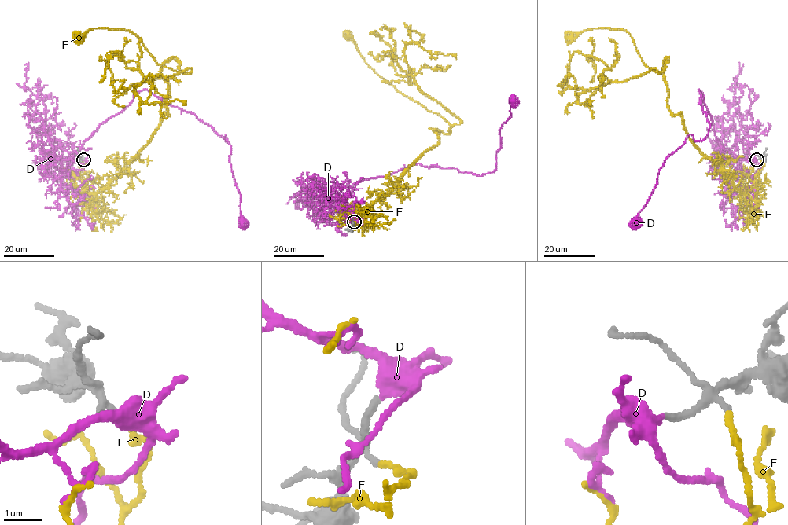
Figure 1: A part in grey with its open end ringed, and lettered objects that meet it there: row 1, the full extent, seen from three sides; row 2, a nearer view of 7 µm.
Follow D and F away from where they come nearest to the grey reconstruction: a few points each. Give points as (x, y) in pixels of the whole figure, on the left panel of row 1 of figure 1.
D: (84, 159), (68, 156), (66, 161), (136, 93), (148, 89), (192, 112), (226, 141), (225, 134), (243, 222)
F: (84, 159), (86, 189), (98, 192), (168, 114), (161, 67), (173, 56), (180, 71), (128, 31), (77, 36)

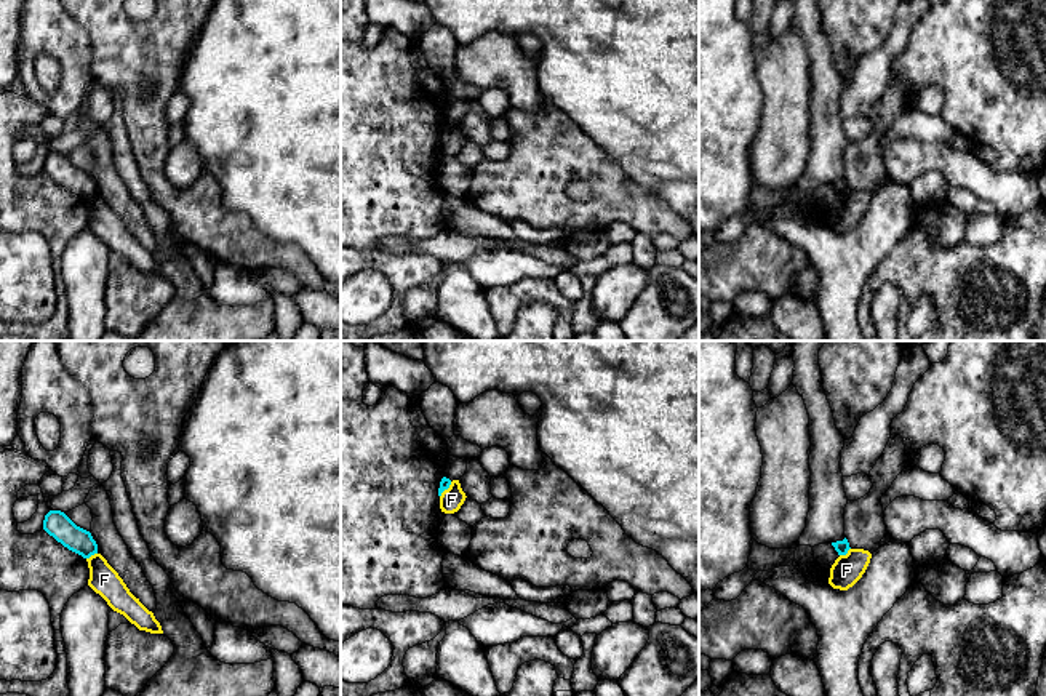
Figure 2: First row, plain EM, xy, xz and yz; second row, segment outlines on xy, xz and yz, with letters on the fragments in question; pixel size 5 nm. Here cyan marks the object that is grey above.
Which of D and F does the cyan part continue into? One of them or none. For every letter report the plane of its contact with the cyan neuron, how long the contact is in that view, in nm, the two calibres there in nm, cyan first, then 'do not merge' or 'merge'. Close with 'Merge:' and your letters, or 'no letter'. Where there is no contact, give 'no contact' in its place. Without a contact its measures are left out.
D: no contact; merge
F: meets cyan in yz; contact 70 nm long; 70 nm thick on the cyan side, 150 nm on the other; do not merge
Merge: D

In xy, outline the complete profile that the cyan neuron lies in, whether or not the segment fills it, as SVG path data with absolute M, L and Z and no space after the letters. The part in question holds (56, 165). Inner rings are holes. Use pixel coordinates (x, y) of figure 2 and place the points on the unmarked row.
M50 152L43 162L43 171L69 192L90 200L98 195L98 186L91 174L77 168L64 154Z

